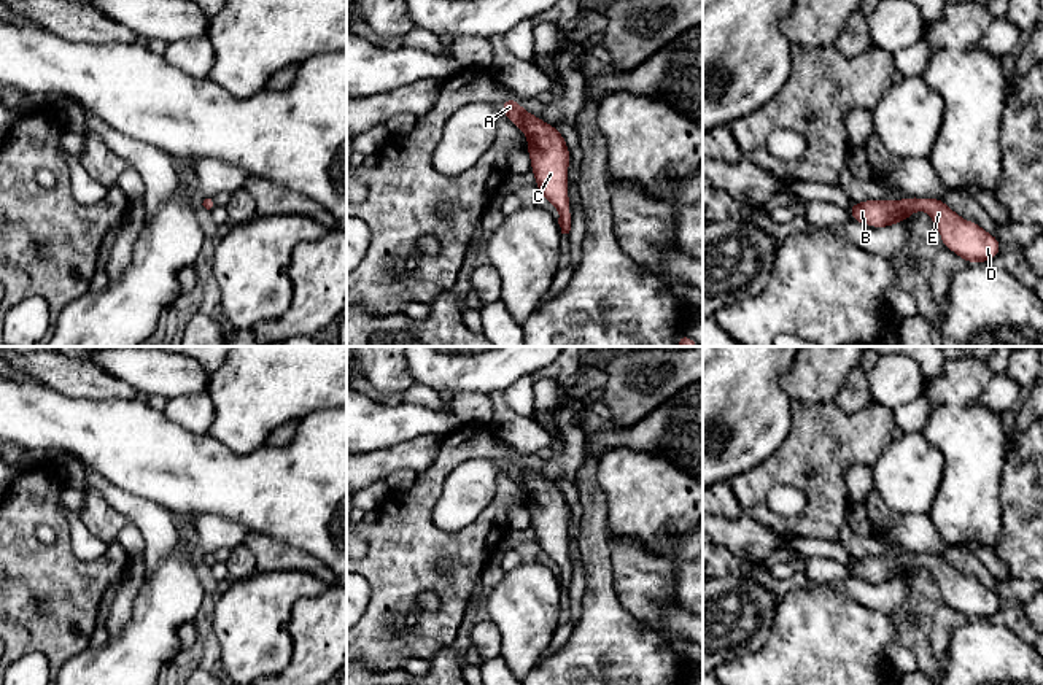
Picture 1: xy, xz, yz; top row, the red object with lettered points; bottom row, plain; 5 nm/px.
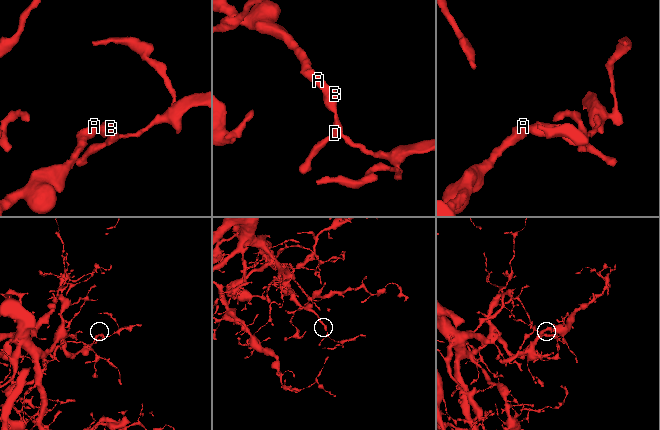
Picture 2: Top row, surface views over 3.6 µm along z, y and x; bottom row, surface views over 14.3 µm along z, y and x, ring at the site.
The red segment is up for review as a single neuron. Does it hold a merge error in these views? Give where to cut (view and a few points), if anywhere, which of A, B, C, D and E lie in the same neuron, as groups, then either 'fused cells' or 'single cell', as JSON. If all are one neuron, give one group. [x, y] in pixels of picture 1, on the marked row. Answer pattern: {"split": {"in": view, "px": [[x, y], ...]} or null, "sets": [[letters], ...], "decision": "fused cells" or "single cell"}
{"split": null, "sets": [["A", "B", "C", "D", "E"]], "decision": "single cell"}

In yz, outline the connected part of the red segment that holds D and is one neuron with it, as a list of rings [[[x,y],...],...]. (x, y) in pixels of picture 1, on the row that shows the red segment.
[[[943,199],[865,200],[854,202],[847,210],[855,223],[871,227],[889,227],[908,221],[914,211],[925,210],[938,227],[943,246],[959,254],[964,262],[989,262],[1000,253],[997,237],[960,218]]]

